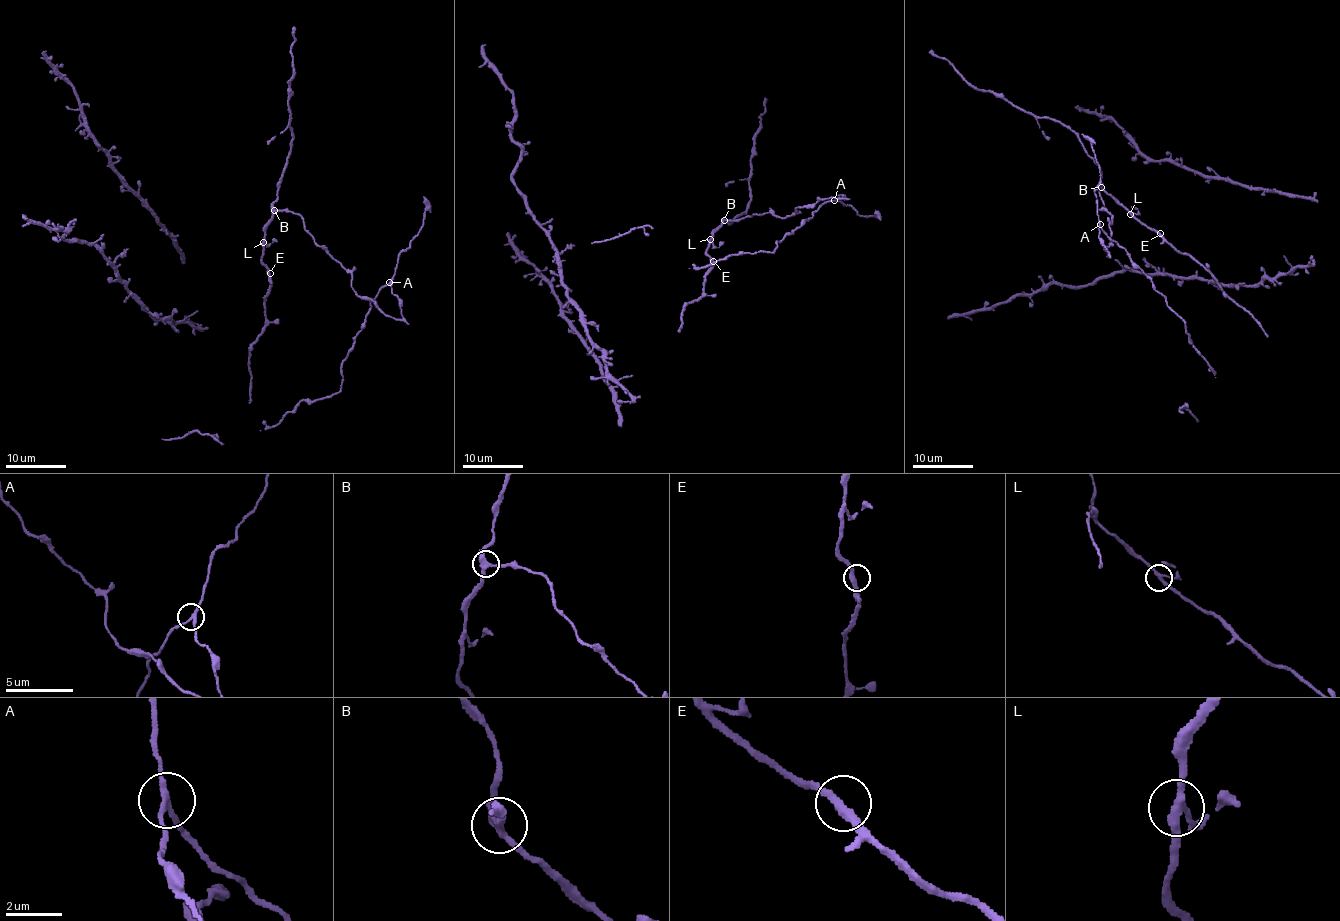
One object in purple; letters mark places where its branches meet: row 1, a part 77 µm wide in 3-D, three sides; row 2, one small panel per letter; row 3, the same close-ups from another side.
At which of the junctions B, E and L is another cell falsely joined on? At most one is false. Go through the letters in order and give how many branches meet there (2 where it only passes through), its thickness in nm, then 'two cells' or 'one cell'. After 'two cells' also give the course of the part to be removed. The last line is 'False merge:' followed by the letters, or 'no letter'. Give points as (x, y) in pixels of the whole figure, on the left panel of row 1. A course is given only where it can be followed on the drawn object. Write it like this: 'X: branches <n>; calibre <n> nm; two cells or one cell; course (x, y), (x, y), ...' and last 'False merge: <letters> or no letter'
B: branches 3; calibre 260 nm; two cells
E: branches 2; calibre 320 nm; one cell
L: branches 3; calibre 240 nm; one cell
False merge: B

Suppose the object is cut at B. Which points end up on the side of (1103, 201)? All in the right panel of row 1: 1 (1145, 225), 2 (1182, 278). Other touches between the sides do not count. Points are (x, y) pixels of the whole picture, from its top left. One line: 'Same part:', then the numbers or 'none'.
Same part: none

